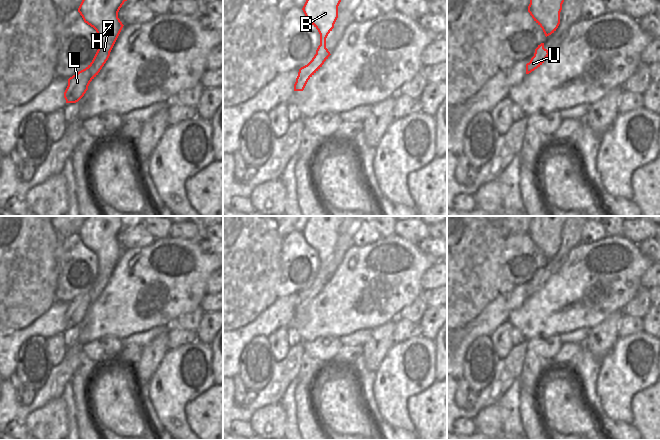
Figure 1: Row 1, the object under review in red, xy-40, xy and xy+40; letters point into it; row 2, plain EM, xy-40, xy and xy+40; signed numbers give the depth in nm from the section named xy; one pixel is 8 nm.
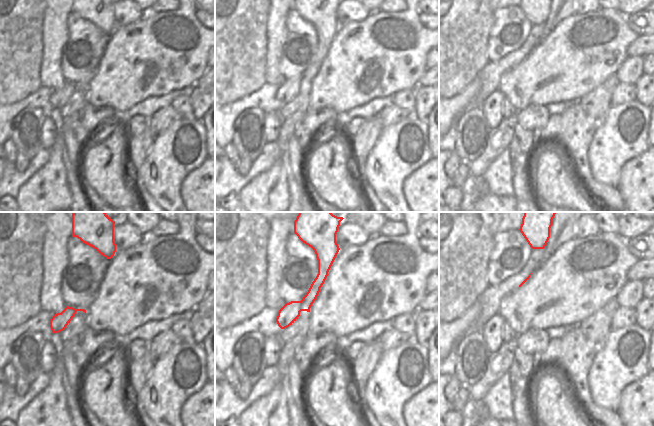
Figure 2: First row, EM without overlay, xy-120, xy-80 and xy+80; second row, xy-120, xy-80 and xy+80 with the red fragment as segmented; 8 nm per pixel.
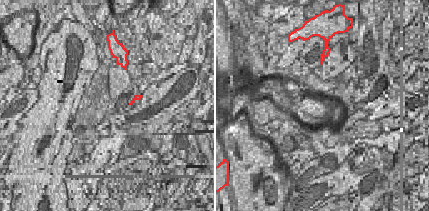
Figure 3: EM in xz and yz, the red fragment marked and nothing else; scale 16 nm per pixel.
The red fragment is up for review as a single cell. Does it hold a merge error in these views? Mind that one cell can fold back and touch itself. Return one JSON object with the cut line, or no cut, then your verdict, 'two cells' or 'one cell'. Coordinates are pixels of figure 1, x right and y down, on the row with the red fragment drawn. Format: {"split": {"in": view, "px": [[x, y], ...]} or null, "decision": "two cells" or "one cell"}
{"split": null, "decision": "one cell"}

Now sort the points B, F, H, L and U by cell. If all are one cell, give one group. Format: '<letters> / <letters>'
B F H L U

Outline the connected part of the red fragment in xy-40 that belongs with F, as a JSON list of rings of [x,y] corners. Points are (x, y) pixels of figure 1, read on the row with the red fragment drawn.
[[[82,0],[78,12],[85,23],[98,34],[98,50],[92,62],[68,79],[64,92],[66,103],[78,102],[88,90],[90,82],[98,75],[123,28],[118,12],[127,0]]]

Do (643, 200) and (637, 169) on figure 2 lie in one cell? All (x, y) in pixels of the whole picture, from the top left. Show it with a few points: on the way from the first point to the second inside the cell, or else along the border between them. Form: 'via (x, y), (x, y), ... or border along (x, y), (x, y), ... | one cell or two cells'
via (643, 192), (643, 184), (640, 181), (640, 177) | one cell

